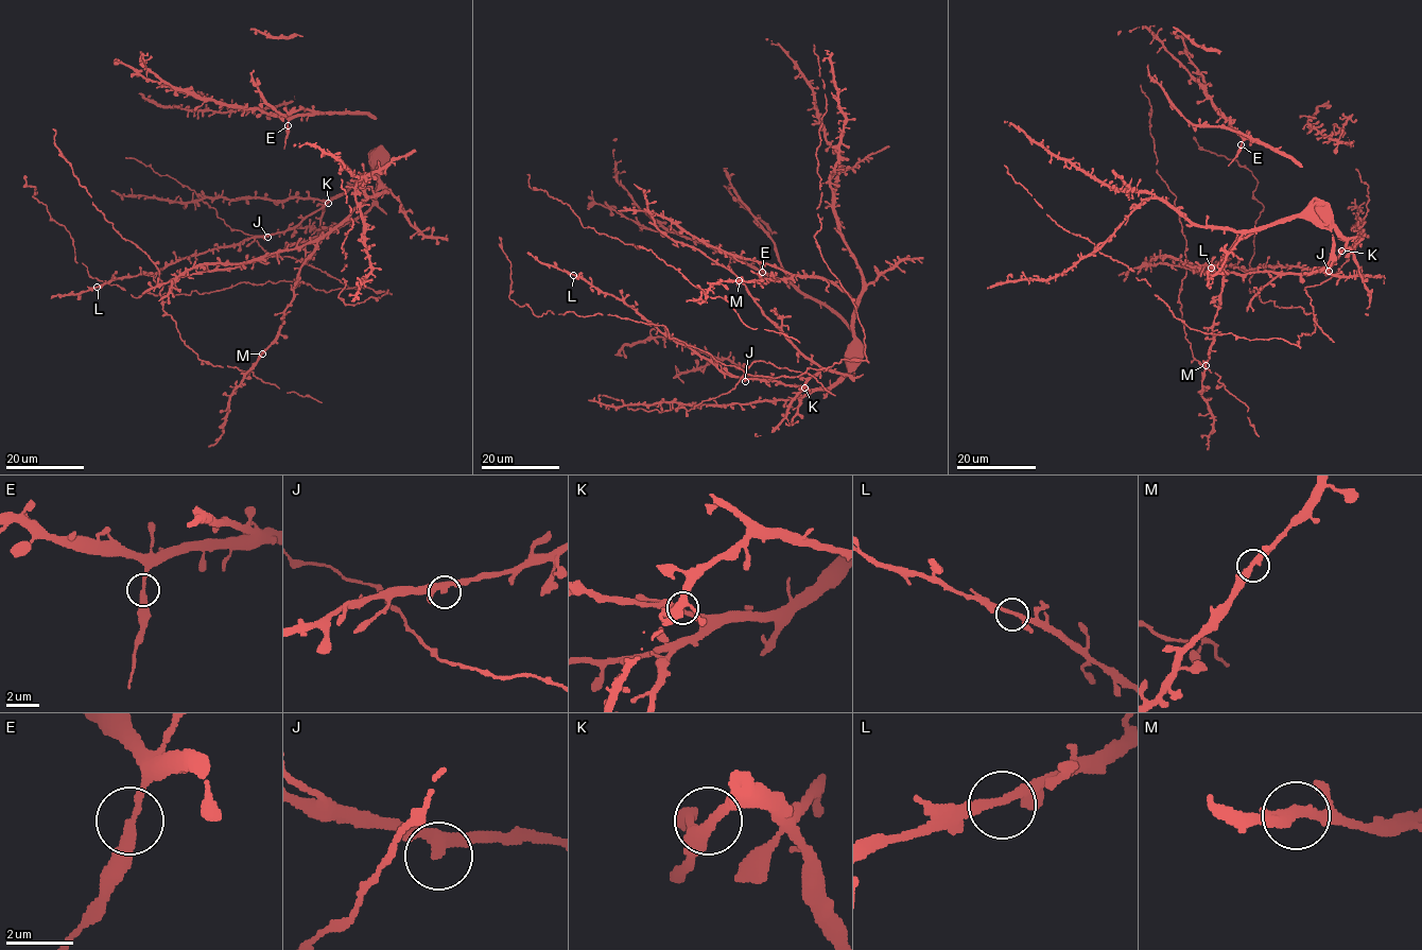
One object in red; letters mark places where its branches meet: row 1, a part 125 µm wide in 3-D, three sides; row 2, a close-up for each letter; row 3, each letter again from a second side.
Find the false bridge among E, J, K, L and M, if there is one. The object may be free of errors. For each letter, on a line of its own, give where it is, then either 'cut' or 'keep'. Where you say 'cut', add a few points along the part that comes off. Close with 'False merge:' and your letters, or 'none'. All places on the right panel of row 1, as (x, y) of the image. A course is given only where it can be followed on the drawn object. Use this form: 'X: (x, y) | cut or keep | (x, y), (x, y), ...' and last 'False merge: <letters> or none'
E: (1241, 144) | cut | (1241, 145), (1237, 156), (1228, 166)
J: (1329, 271) | keep
K: (1341, 251) | keep
L: (1211, 268) | keep
M: (1206, 365) | keep
False merge: E

